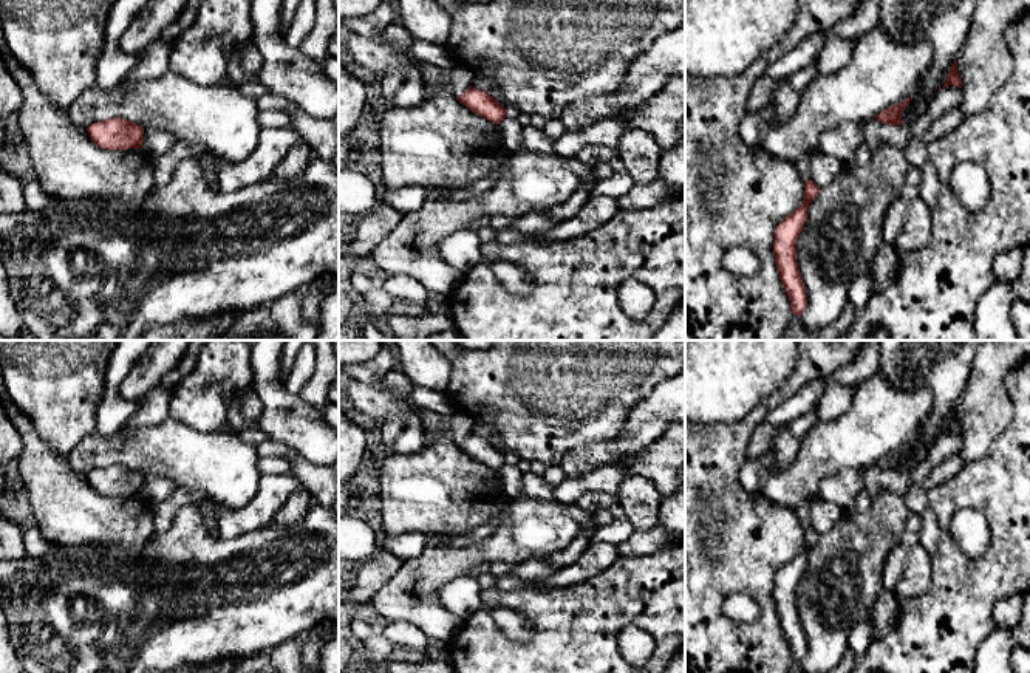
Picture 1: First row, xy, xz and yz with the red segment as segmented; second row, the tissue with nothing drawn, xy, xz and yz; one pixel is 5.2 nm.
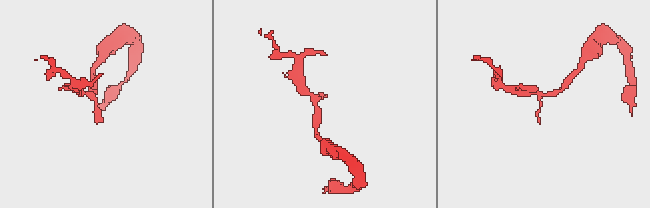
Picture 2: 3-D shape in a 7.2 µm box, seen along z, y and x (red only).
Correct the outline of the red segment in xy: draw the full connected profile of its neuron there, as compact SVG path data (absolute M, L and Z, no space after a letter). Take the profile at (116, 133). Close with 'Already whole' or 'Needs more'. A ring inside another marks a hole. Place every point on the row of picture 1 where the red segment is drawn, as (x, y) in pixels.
M121 118L97 121L87 132L96 145L107 150L139 149L144 141L144 128Z. Already whole

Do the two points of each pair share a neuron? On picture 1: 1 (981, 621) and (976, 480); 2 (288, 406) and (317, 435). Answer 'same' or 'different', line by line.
1: same
2: same

